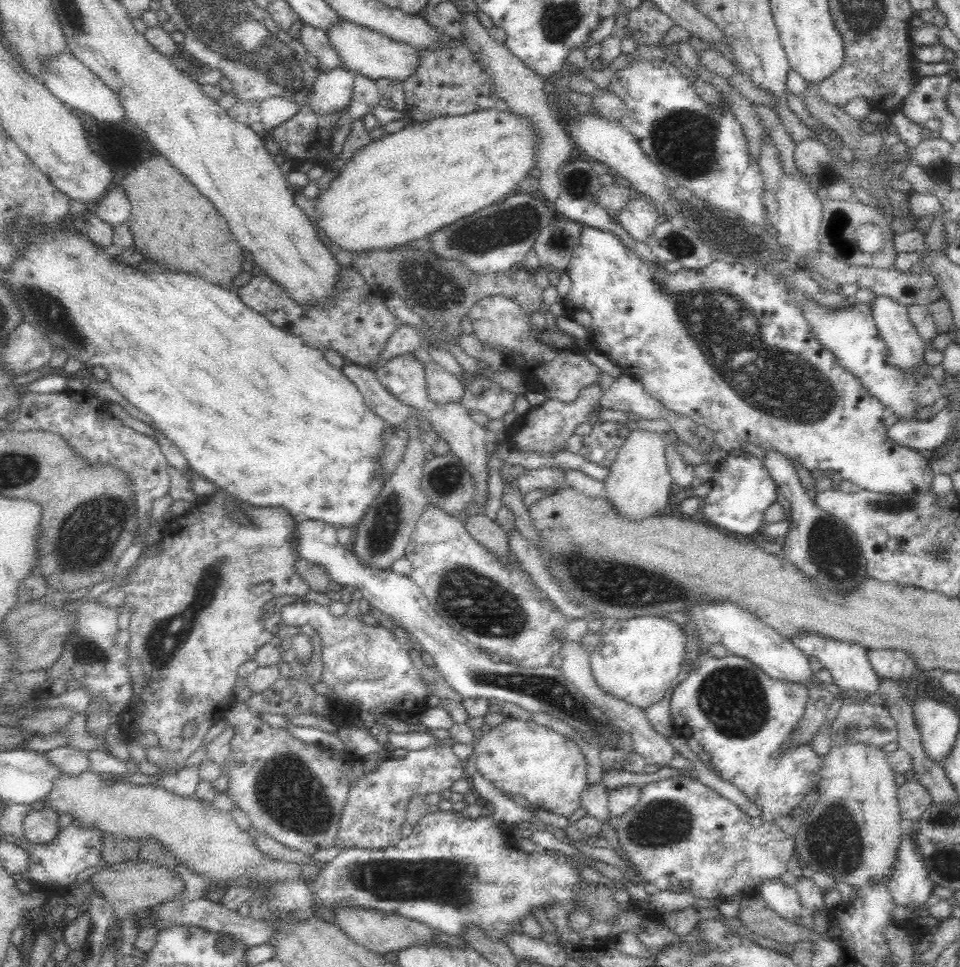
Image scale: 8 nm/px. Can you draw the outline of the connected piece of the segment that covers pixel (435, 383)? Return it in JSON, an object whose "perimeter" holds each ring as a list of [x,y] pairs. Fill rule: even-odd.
{"perimeter":[[[433,360],[425,363],[425,382],[429,400],[436,404],[459,402],[465,390],[461,380]]]}

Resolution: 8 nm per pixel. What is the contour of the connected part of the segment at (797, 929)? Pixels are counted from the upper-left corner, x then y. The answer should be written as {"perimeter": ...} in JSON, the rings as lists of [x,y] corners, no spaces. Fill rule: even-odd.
{"perimeter":[[[757,892],[744,895],[739,908],[736,918],[752,933],[758,933],[782,945],[792,945],[800,940],[816,943],[817,937],[813,930],[778,916]]]}

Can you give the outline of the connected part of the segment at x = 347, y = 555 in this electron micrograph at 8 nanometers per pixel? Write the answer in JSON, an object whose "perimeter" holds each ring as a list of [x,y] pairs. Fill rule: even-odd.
{"perimeter":[[[298,519],[294,530],[294,549],[298,558],[324,567],[328,575],[342,586],[358,588],[369,604],[392,616],[402,627],[416,636],[422,651],[434,659],[440,676],[462,695],[462,698],[496,698],[499,702],[518,704],[530,713],[546,713],[570,724],[584,740],[600,748],[620,748],[625,733],[611,722],[607,714],[590,702],[561,670],[543,666],[529,669],[502,662],[474,647],[464,636],[452,629],[428,603],[422,589],[410,577],[391,569],[374,568],[355,557],[350,547],[338,541],[338,532],[324,521]]]}

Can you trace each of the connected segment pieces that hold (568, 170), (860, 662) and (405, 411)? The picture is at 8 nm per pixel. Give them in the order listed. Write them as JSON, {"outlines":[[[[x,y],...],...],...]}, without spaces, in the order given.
{"outlines":[[[[584,157],[576,161],[566,162],[563,165],[560,170],[560,194],[554,206],[556,214],[559,217],[582,223],[584,226],[591,225],[592,228],[610,230],[614,234],[617,234],[622,239],[622,242],[638,254],[640,258],[643,258],[646,262],[653,262],[656,266],[661,266],[662,263],[652,253],[650,245],[644,245],[644,243],[632,239],[624,231],[624,227],[620,225],[619,221],[616,218],[612,218],[608,214],[608,211],[598,202],[597,196],[603,185],[600,183],[601,176],[593,170],[593,164],[594,162],[591,159]]],[[[798,632],[789,637],[796,648],[800,650],[808,660],[816,659],[821,664],[821,668],[830,672],[833,683],[832,688],[847,695],[855,690],[876,693],[878,690],[878,677],[867,658],[867,650],[855,642],[842,642],[835,638],[828,638],[814,632]]],[[[346,362],[340,370],[357,387],[374,415],[384,420],[386,425],[402,425],[404,418],[420,416],[420,412],[398,402],[378,381],[374,367]]]]}

